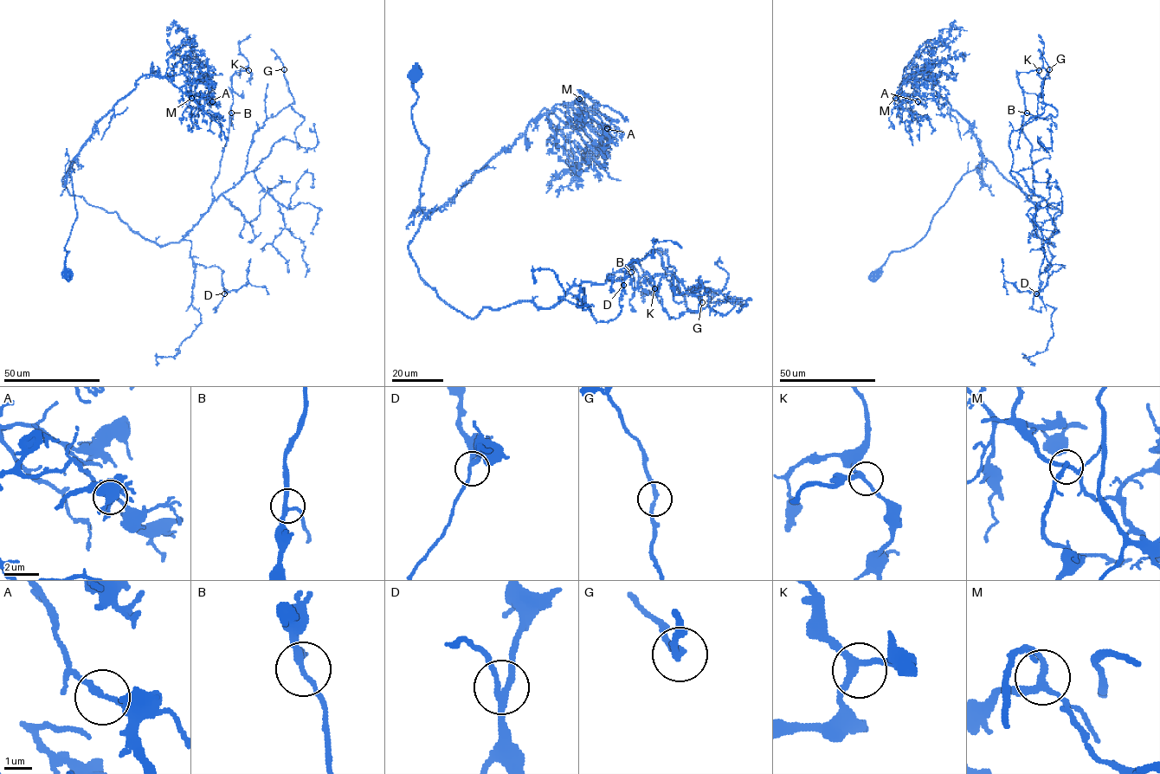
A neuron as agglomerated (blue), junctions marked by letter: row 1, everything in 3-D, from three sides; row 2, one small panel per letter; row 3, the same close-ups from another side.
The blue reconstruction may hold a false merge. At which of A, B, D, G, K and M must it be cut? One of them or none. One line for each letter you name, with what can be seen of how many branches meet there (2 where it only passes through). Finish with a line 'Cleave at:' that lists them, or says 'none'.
Cleave at: none

